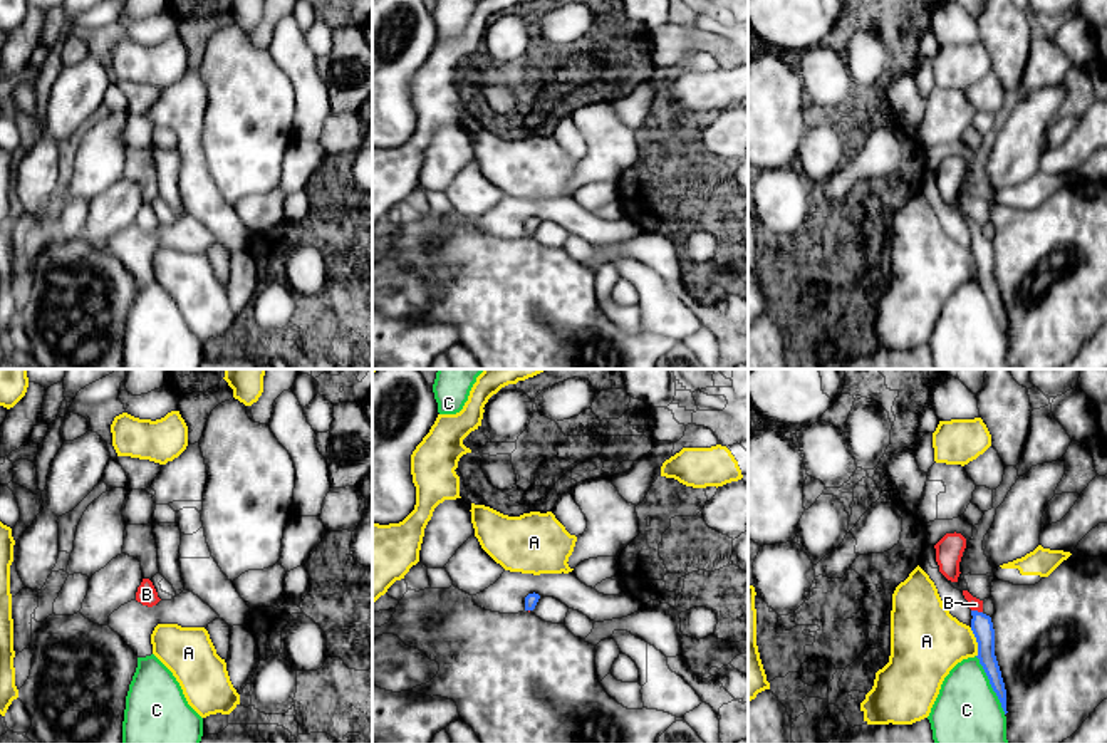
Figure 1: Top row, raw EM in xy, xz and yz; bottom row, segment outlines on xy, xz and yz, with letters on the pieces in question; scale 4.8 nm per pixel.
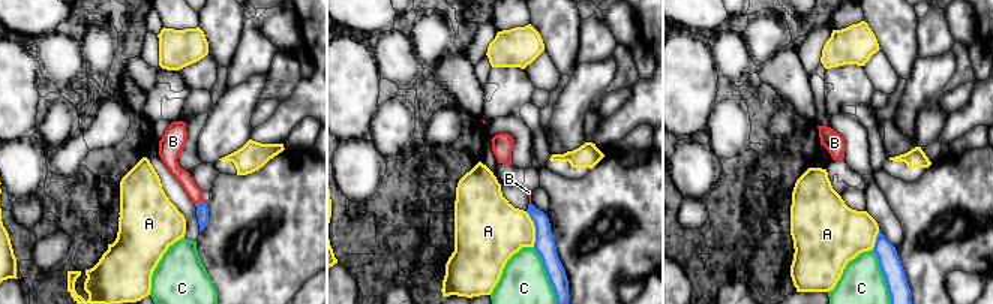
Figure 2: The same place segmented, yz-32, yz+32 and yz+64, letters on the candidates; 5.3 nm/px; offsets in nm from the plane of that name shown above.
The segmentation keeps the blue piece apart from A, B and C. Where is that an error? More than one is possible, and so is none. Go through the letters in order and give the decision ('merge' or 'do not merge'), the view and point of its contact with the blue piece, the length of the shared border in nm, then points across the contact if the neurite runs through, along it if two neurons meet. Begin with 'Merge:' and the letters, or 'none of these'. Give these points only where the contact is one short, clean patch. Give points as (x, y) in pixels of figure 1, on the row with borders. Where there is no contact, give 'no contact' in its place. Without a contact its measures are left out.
Merge: B
A: do not merge | yz (977, 641) | 150 nm
B: merge | yz (977, 611) | 60 nm | across yz (982, 626), (977, 611), (975, 604)
C: do not merge | yz (990, 683) | 320 nm

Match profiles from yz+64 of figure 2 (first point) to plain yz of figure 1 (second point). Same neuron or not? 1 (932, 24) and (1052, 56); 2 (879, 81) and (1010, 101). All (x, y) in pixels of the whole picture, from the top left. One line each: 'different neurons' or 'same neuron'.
1: same neuron
2: different neurons

